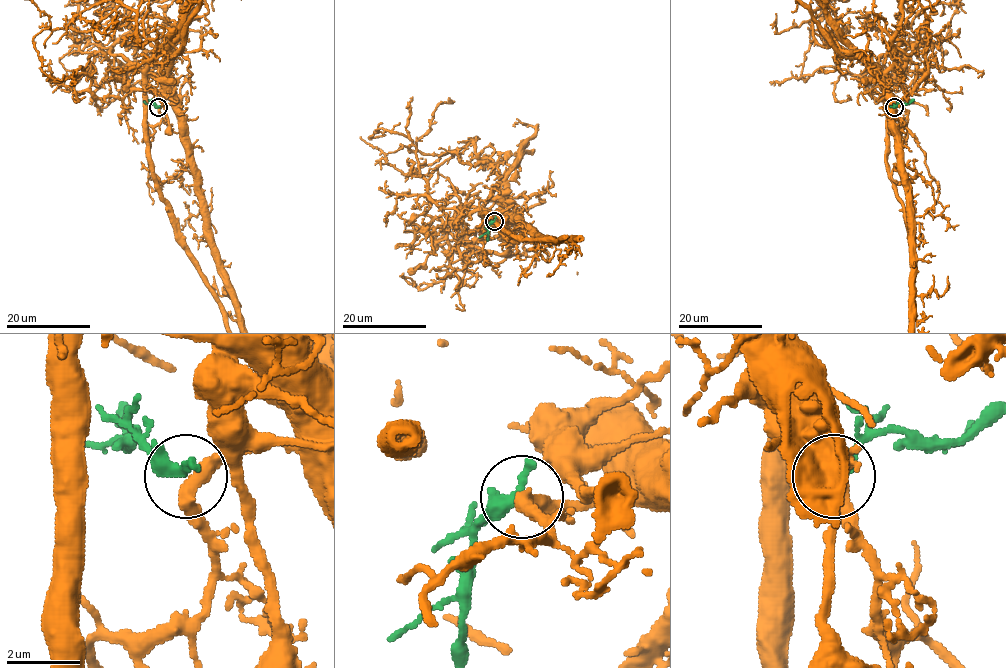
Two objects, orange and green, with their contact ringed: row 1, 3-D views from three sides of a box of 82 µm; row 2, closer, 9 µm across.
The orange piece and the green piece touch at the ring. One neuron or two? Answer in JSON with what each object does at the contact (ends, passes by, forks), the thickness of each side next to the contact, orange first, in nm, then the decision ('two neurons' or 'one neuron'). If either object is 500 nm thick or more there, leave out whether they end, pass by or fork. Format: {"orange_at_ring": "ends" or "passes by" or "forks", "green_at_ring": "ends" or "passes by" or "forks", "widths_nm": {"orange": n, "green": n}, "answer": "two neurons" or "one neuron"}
{"orange_at_ring": "passes by", "green_at_ring": "ends", "widths_nm": {"orange": 400, "green": 440}, "answer": "one neuron"}

